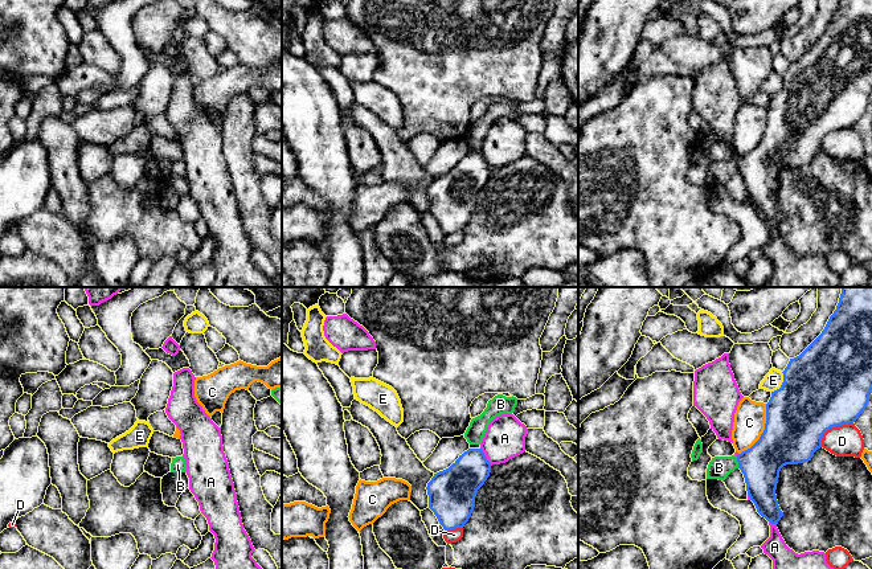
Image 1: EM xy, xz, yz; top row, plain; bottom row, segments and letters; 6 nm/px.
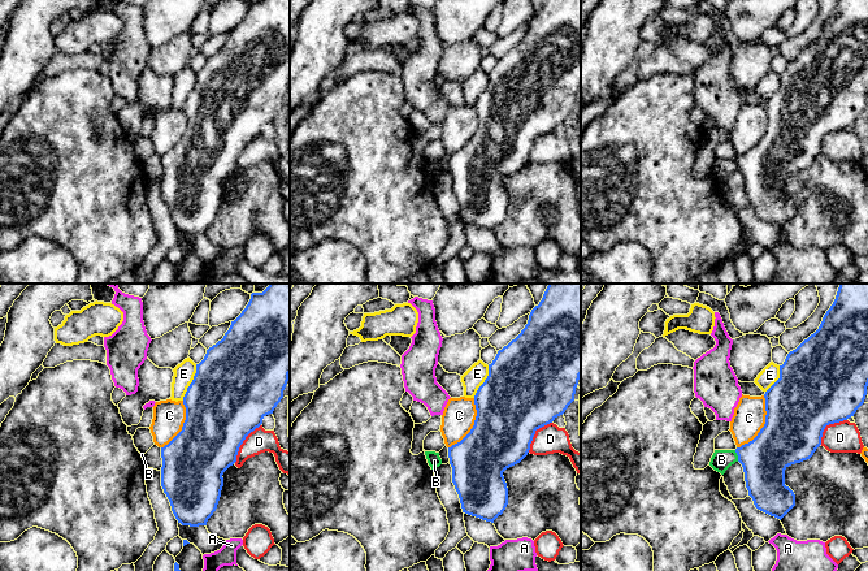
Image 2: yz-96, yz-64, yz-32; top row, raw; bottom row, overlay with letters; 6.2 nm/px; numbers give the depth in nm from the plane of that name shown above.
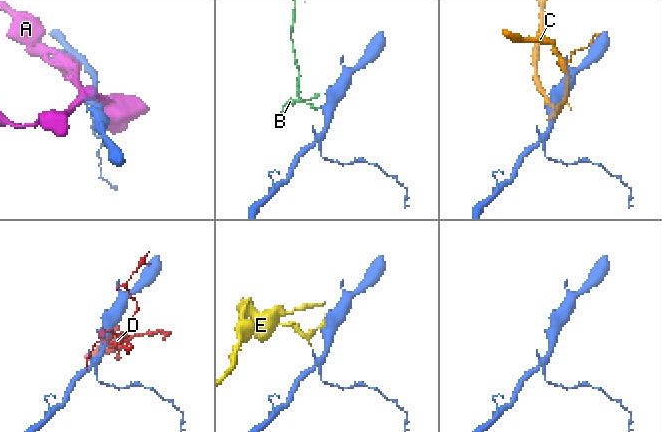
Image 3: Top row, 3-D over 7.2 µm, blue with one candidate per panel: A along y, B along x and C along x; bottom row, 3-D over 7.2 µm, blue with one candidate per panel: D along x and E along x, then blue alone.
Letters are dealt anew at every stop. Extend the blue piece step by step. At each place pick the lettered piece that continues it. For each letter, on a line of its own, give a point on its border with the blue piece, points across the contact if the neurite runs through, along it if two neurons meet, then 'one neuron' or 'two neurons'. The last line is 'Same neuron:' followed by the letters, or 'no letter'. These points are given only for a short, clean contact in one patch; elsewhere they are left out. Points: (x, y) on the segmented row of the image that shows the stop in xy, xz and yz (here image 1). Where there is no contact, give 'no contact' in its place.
A: meets blue in xz at (484, 457); border along xz (480, 447), (491, 465); two neurons
B: meets blue in yz at (737, 461); border along yz (736, 457), (739, 467); two neurons
C: meets blue in yz at (764, 432); two neurons
D: meets blue in yz at (831, 426); two neurons
E: meets blue in yz at (782, 384); two neurons
Same neuron: no letter

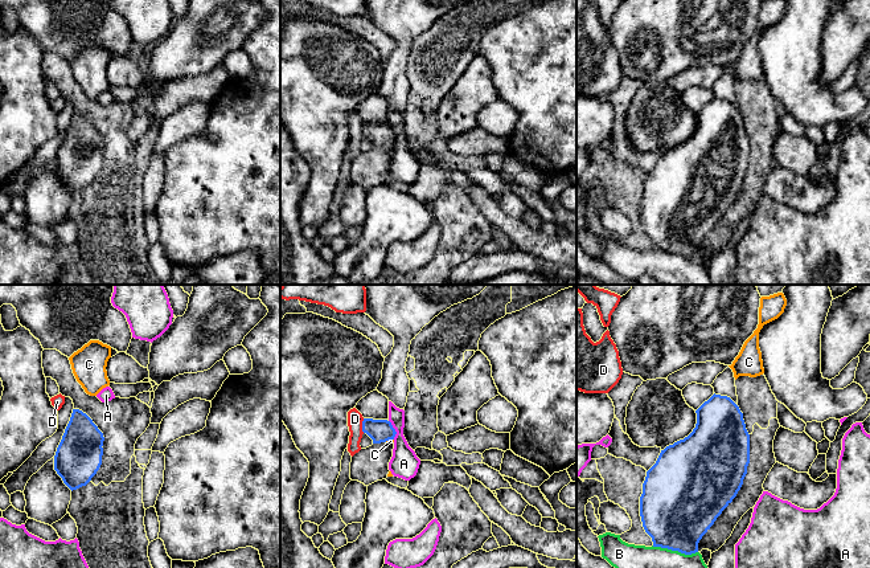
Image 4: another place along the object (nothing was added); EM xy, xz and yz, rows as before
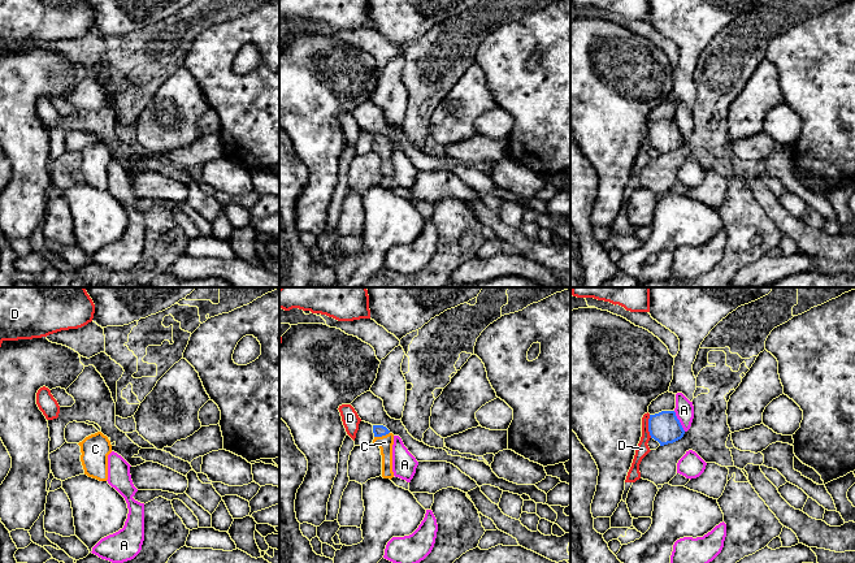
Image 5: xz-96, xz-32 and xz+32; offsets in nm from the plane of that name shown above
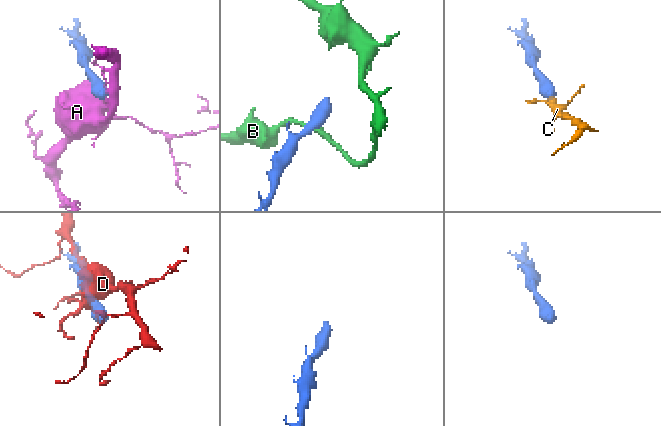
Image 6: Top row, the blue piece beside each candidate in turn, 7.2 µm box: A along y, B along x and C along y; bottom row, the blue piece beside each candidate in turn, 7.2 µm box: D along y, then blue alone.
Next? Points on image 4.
A: meets blue in xz at (394, 429); two neurons
B: meets blue in yz at (674, 550); border along yz (652, 546), (677, 550), (685, 554), (697, 552); two neurons
C: meets blue in xz at (389, 438); runs through xz (380, 430), (389, 438), (390, 441); one neuron
D: meets blue in xz at (362, 425); two neurons
Same neuron: C

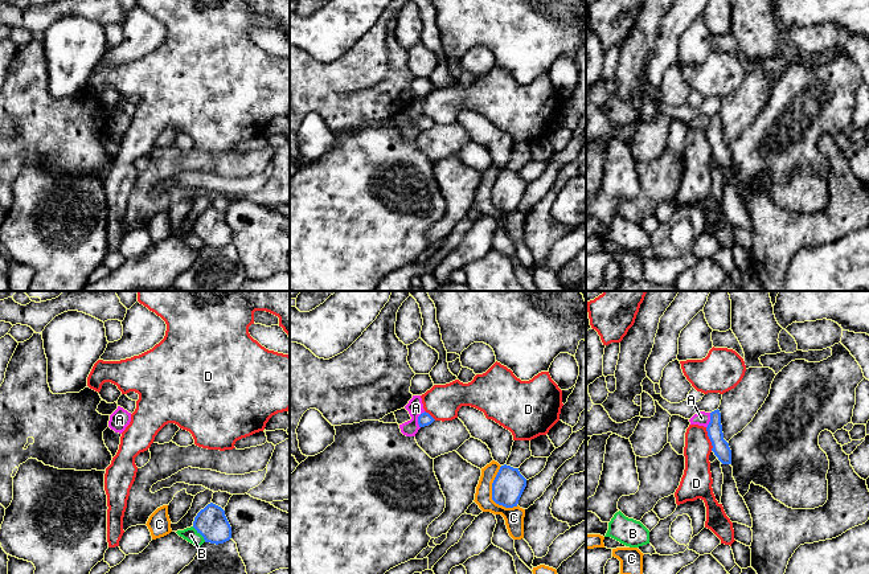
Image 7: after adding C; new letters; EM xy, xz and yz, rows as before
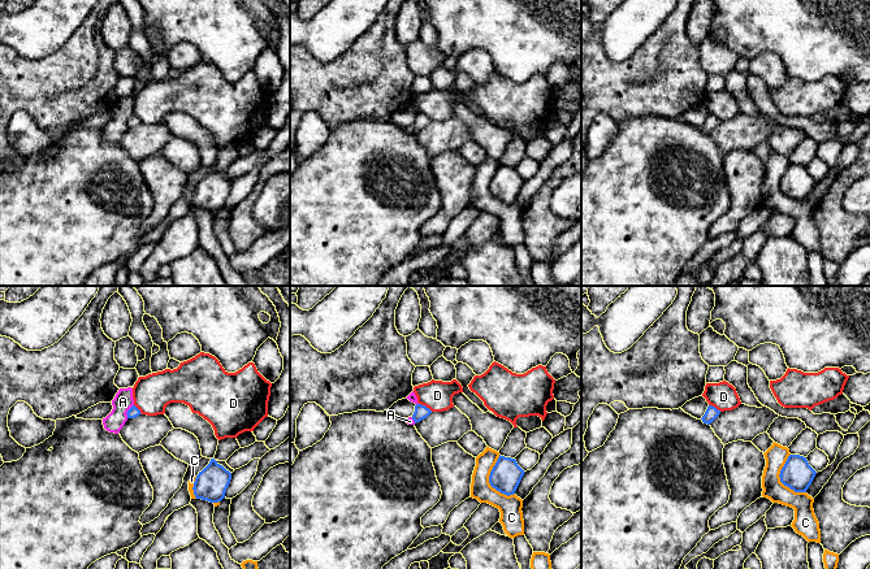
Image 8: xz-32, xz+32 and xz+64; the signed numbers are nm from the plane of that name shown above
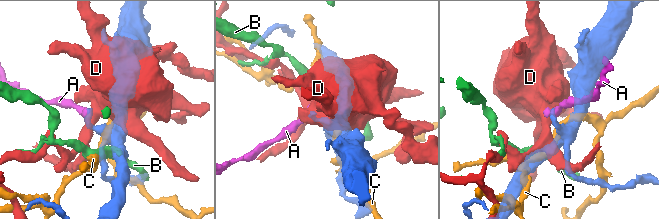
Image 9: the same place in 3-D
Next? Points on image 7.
A: meets blue in xz at (418, 419); border along xz (425, 411), (418, 417), (419, 427); two neurons
B: meets blue in xy at (200, 533); two neurons
C: meets blue in xz at (492, 492); two neurons
D: meets blue in yz at (709, 438); border along yz (705, 427), (712, 450); two neurons
Same neuron: no letter

